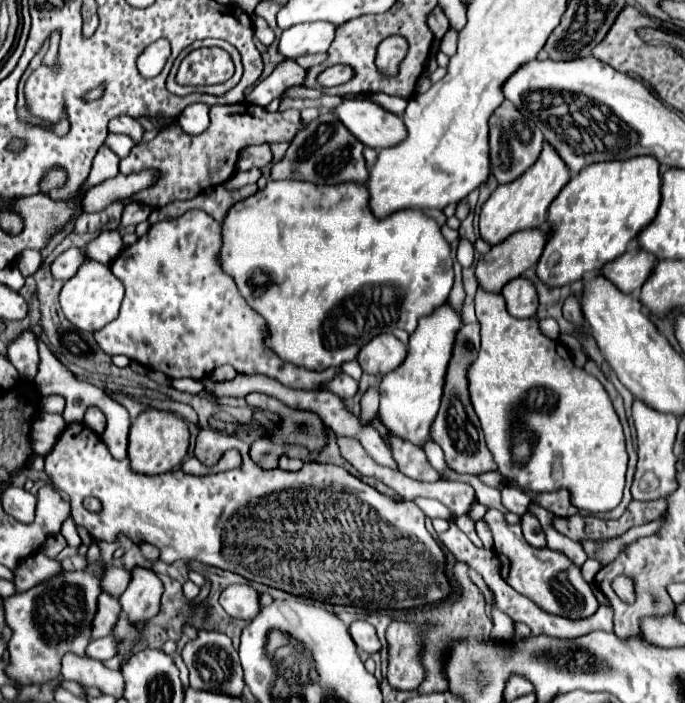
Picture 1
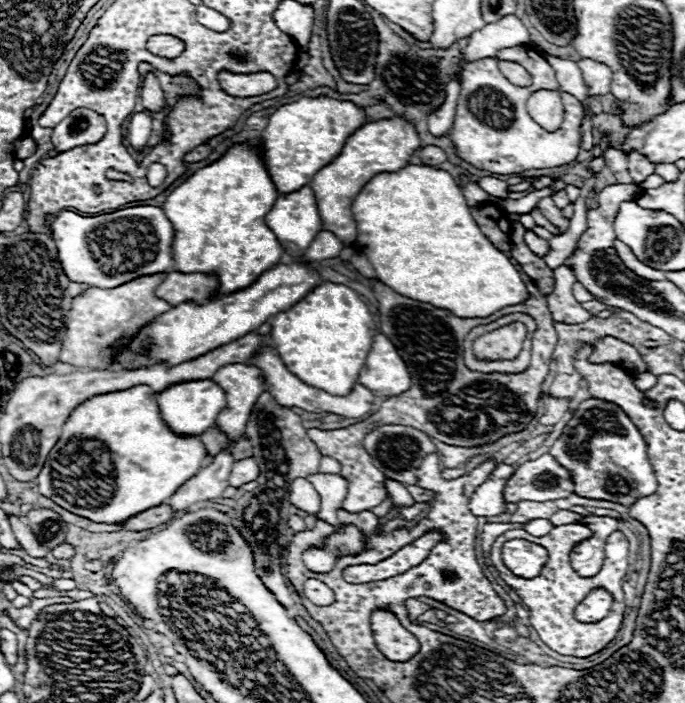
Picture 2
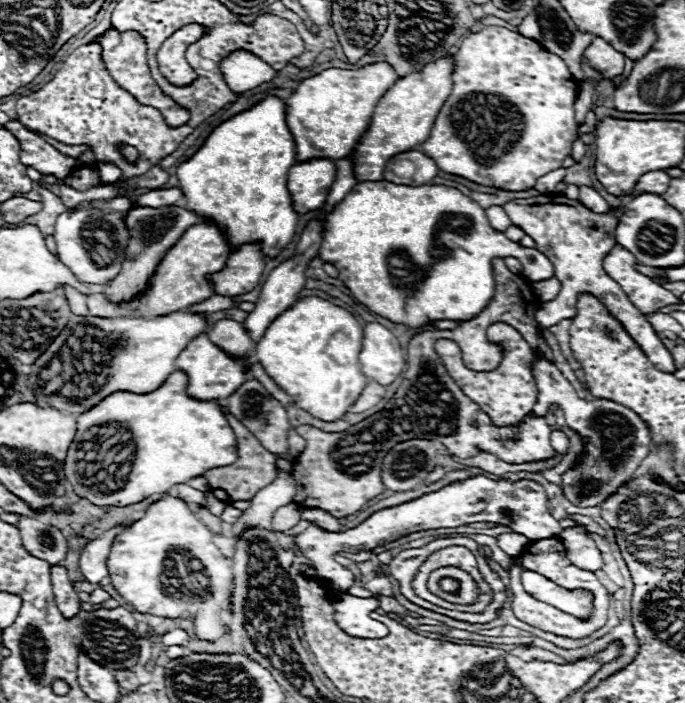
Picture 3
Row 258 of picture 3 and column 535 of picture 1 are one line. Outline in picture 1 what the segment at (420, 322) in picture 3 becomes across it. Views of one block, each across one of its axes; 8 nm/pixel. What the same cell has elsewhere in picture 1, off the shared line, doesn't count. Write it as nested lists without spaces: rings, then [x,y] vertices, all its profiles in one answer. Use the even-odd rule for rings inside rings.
[[[478,288],[476,316],[482,326],[482,348],[466,372],[468,392],[474,412],[480,418],[488,450],[492,452],[500,474],[506,480],[518,482],[520,488],[530,492],[554,492],[566,488],[574,498],[574,506],[592,514],[614,510],[622,500],[628,454],[620,420],[602,384],[598,384],[598,380],[594,380],[594,376],[586,374],[582,368],[576,368],[570,350],[564,344],[546,338],[534,318],[520,320],[510,316],[502,294],[484,292]],[[522,400],[522,412],[518,412],[518,404]],[[518,416],[522,424],[518,424]],[[520,426],[522,434],[518,440],[514,432]],[[524,514],[524,516],[522,516],[522,530],[524,530],[526,542],[528,542],[532,548],[546,548],[544,530],[542,530],[540,522],[538,522],[534,516],[530,516],[530,514]]]

